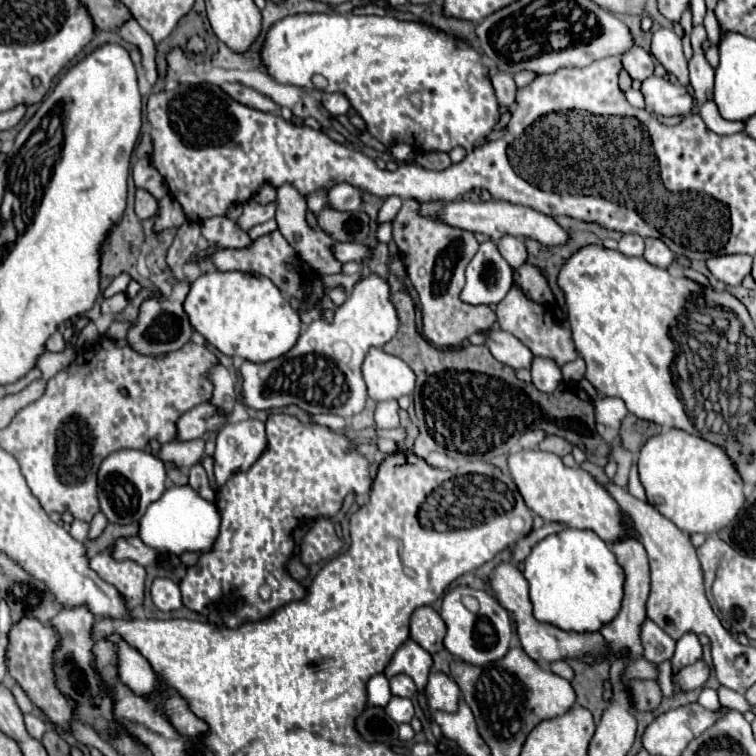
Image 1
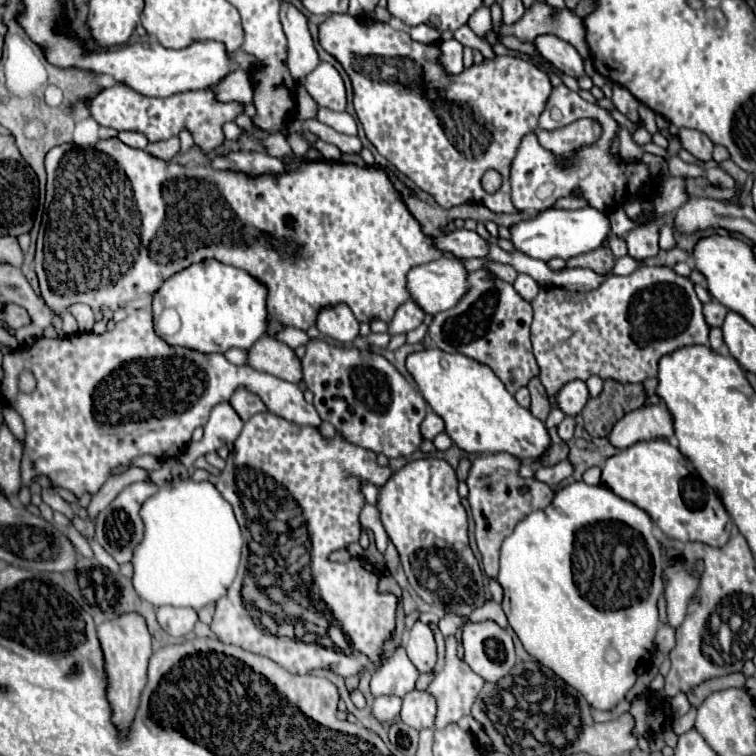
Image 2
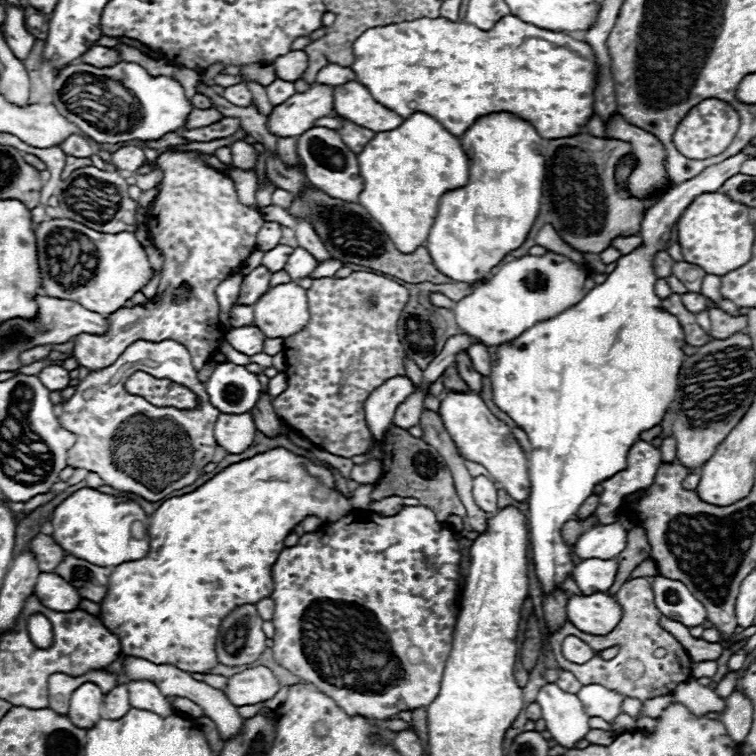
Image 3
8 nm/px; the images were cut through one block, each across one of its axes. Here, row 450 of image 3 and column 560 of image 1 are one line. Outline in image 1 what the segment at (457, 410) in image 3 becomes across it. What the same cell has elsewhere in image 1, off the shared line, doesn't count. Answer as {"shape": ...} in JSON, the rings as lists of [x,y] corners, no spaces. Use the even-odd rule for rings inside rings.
{"shape":[[[520,450],[508,458],[510,474],[528,504],[544,522],[558,522],[570,528],[594,530],[606,544],[638,538],[638,532],[624,520],[614,498],[582,468],[566,468],[556,454],[542,450]]]}

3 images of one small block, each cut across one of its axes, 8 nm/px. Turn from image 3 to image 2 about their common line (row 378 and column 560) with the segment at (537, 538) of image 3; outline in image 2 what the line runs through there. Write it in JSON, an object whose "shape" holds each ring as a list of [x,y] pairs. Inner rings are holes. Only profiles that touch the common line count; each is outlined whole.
{"shape":[[[574,482],[566,488],[562,488],[560,492],[556,492],[550,506],[536,510],[536,512],[528,514],[522,522],[518,522],[514,532],[504,540],[502,550],[500,550],[498,580],[504,588],[502,608],[506,612],[506,618],[508,618],[510,626],[514,628],[514,632],[518,634],[518,638],[524,644],[528,654],[532,654],[538,662],[542,662],[544,666],[554,670],[554,674],[558,674],[566,684],[574,686],[586,698],[586,702],[596,710],[612,710],[616,704],[620,704],[624,700],[626,692],[634,686],[636,678],[648,668],[648,662],[656,650],[654,648],[654,634],[660,624],[656,602],[664,590],[662,548],[660,548],[660,542],[652,534],[652,520],[644,510],[640,510],[632,502],[622,500],[606,486],[590,486],[586,482]]]}

